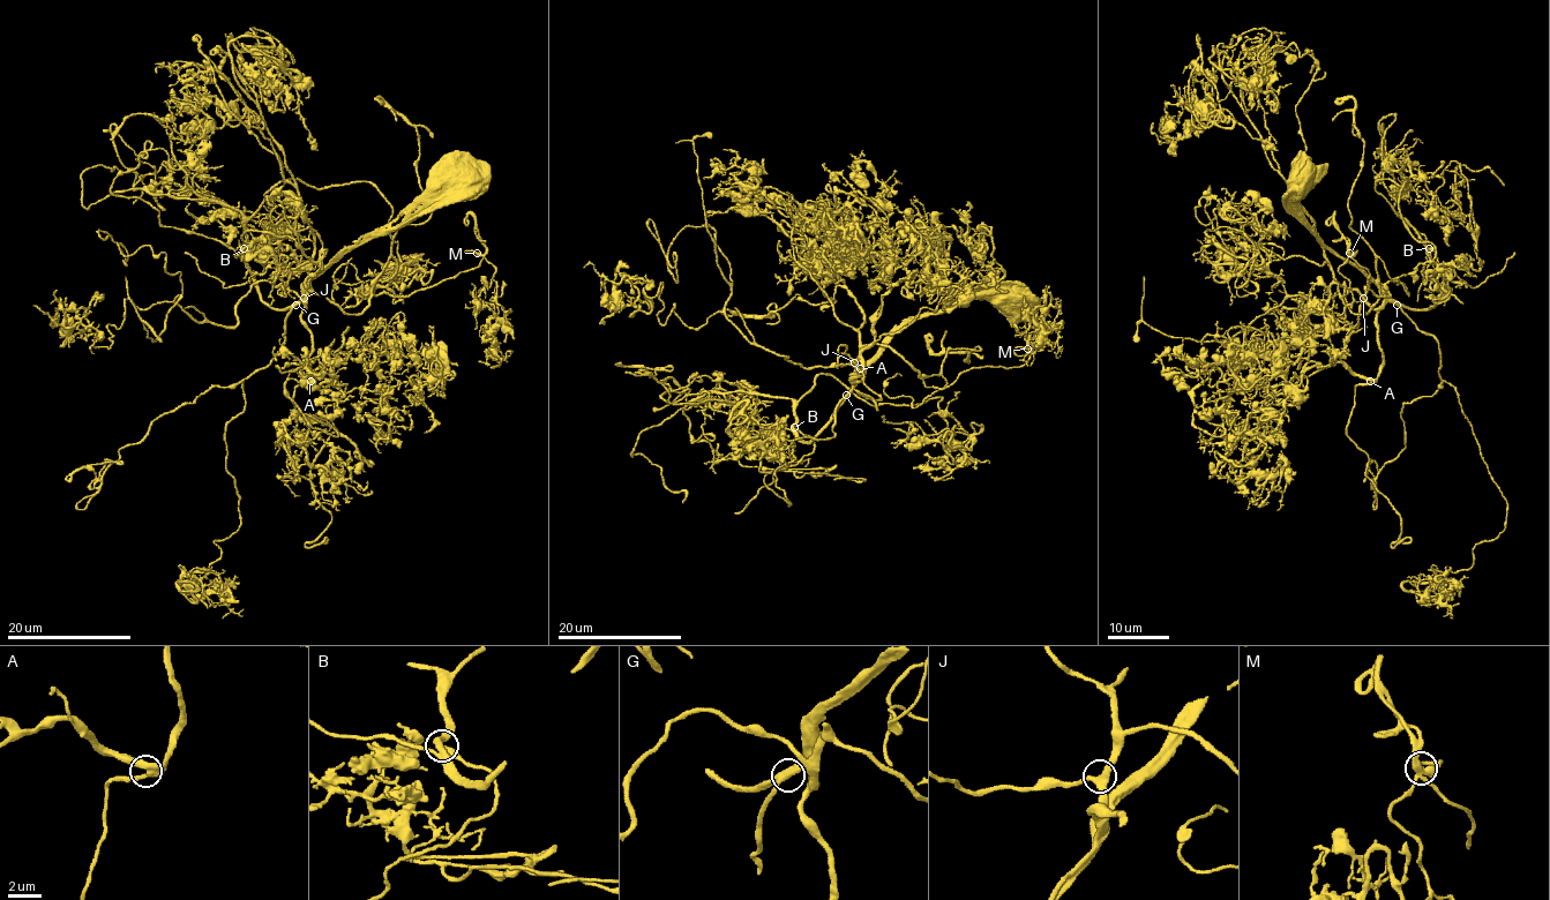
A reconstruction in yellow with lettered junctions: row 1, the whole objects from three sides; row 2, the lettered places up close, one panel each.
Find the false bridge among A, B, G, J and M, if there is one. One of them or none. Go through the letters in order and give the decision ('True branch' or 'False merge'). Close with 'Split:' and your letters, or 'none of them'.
A: True branch
B: True branch
G: True branch
J: True branch
M: True branch
Split: none of them

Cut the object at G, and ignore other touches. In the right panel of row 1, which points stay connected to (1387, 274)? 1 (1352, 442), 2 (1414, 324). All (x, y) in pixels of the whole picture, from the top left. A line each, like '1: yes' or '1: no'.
1: yes
2: no

